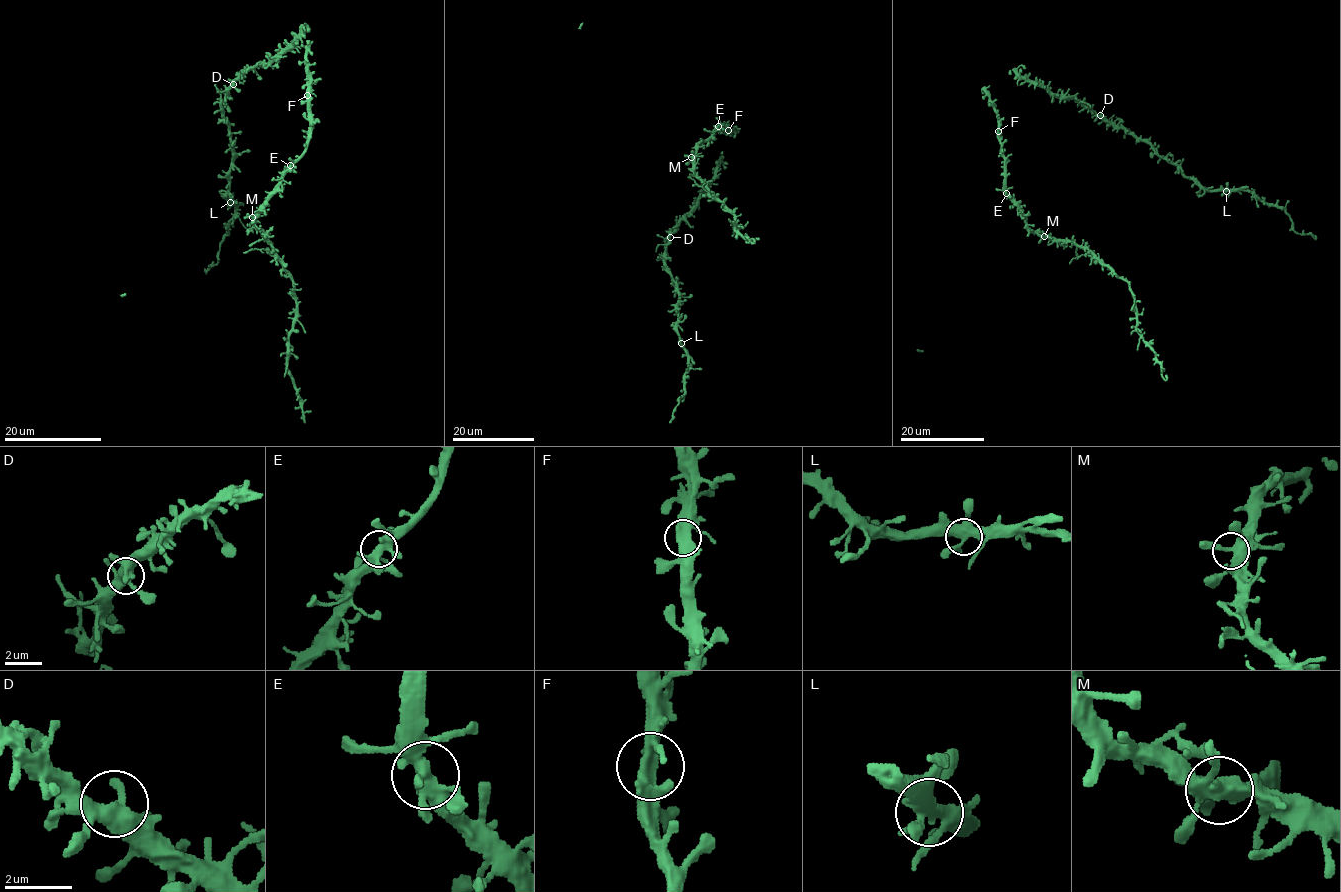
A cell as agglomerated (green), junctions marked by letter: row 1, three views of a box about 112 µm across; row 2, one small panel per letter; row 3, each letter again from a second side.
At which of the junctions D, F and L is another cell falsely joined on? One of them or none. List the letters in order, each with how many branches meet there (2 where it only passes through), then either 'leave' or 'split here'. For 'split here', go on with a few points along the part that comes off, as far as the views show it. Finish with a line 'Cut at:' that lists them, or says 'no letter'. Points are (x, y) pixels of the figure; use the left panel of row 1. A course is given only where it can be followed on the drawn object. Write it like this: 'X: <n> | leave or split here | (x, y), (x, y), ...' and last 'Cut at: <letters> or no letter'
D: 4 | leave
F: 4 | leave
L: 4 | leave
Cut at: no letter

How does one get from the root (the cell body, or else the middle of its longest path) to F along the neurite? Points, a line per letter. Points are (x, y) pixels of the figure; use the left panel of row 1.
F: (312, 41), (306, 54), (308, 94)

